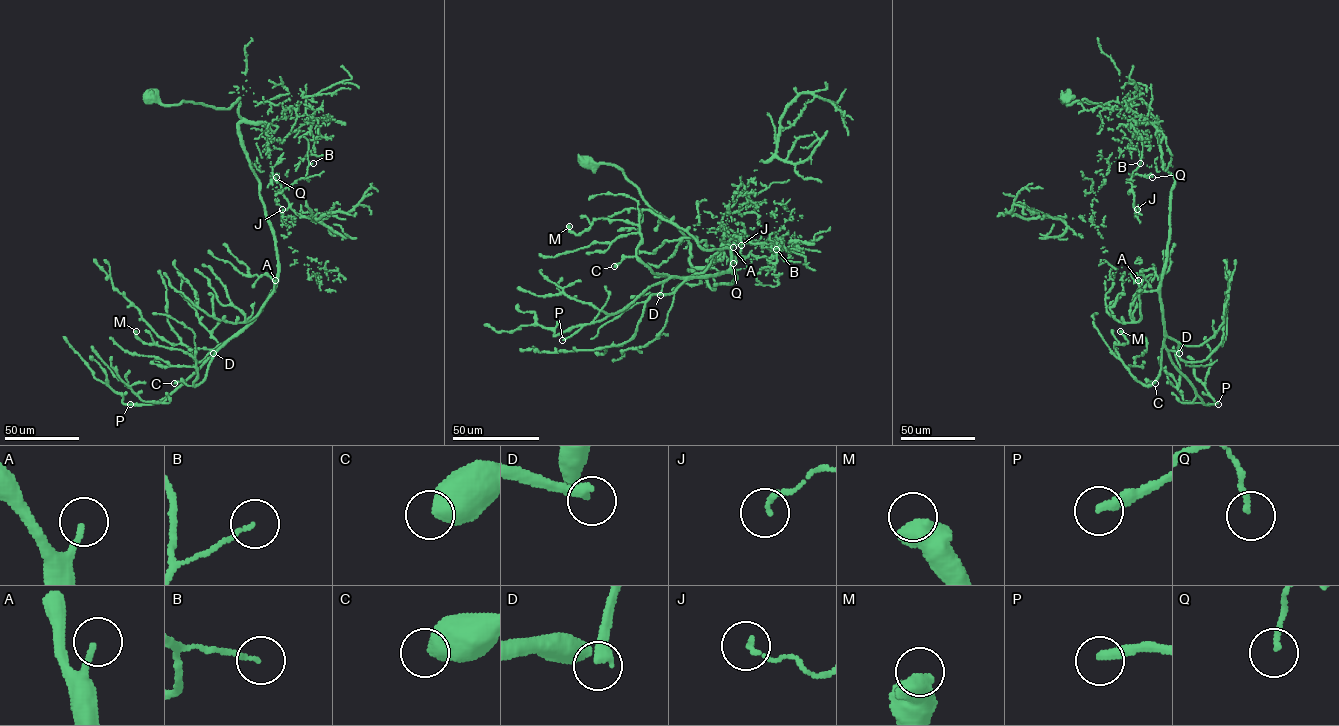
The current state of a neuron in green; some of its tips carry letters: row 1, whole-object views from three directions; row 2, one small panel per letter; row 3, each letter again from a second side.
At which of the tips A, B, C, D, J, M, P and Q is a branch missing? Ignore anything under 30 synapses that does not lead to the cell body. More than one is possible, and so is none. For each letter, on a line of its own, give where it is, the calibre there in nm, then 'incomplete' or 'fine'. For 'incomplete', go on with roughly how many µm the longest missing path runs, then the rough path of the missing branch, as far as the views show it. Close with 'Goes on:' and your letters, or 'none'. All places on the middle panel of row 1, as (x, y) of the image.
A: at (733, 247); 170 nm thick; incomplete; about 40 µm are missing; missing branch runs (733, 247), (725, 283), (715, 290)
B: at (776, 249); 120 nm thick; fine
C: at (614, 266); 600 nm thick; fine
D: at (660, 295); 240 nm thick; incomplete; about 130 µm are missing; missing branch runs (660, 295), (658, 330), (635, 343), (622, 348), (570, 352), (550, 345), (540, 347)
J: at (741, 245); 150 nm thick; fine
M: at (569, 226); 700 nm thick; fine
P: at (562, 340); 320 nm thick; incomplete; about 80 µm are missing; missing branch runs (562, 340), (543, 346), (498, 346), (478, 353), (472, 352)
Q: at (733, 263); 130 nm thick; fine
Goes on: A, D, P

